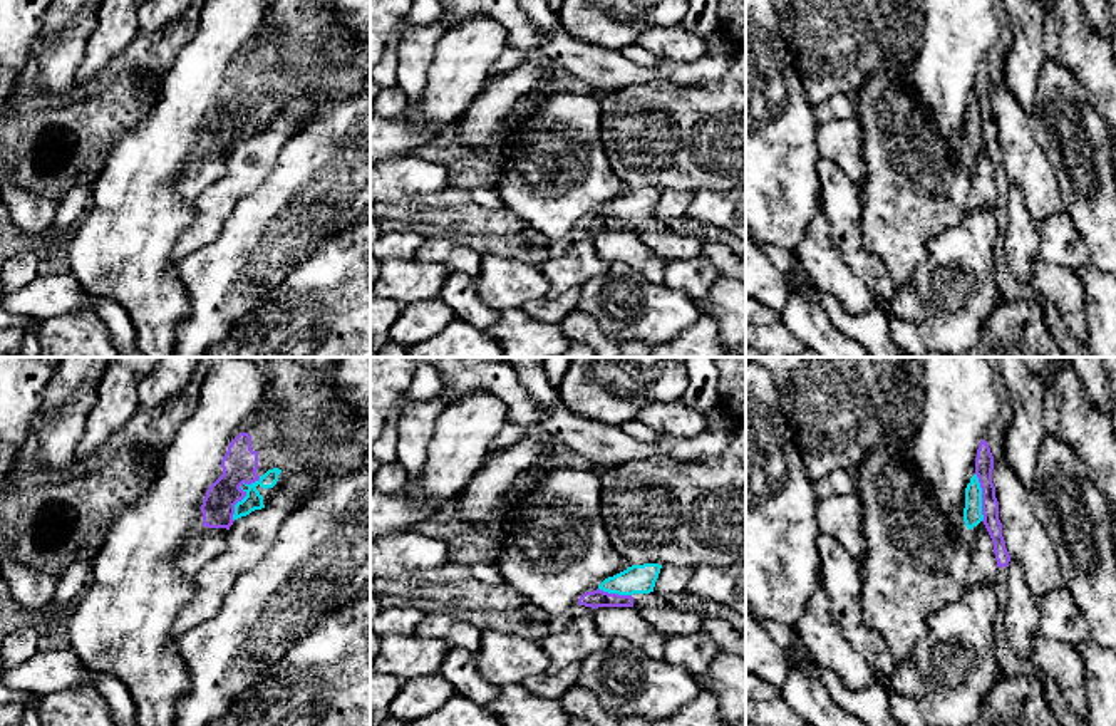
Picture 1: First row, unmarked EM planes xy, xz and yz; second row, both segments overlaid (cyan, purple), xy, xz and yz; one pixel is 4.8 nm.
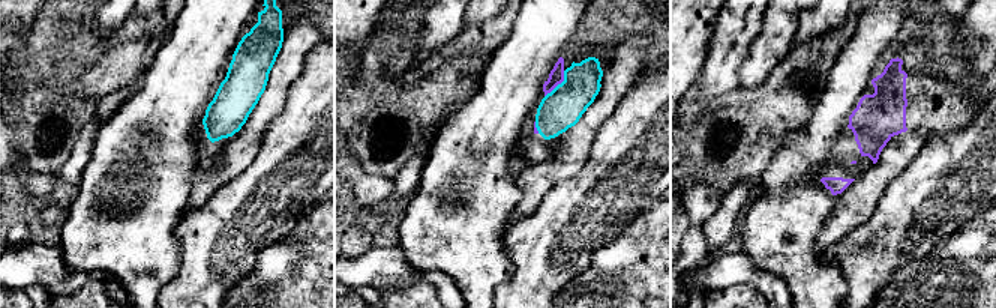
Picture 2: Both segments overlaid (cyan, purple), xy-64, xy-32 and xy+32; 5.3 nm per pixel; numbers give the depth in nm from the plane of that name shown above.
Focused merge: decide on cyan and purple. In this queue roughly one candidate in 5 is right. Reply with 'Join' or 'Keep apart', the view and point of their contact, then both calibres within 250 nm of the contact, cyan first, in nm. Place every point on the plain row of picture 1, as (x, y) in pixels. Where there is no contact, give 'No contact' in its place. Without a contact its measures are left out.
Join. Touches cyan at xy (247, 118). Thickness 90 nm (cyan) against 170 nm

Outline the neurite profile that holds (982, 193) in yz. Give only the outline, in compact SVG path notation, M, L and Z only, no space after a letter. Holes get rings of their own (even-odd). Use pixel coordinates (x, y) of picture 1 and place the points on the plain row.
M984 146L970 154L970 163L974 169L967 196L967 211L992 210L997 200L997 184L992 163Z

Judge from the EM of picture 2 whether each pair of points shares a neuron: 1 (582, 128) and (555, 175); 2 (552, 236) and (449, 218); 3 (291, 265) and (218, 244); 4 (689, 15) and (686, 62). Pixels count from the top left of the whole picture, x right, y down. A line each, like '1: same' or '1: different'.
1: same
2: different
3: different
4: same

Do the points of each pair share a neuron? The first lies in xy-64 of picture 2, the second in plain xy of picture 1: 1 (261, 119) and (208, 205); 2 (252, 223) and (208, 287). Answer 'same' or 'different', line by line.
1: same
2: same

